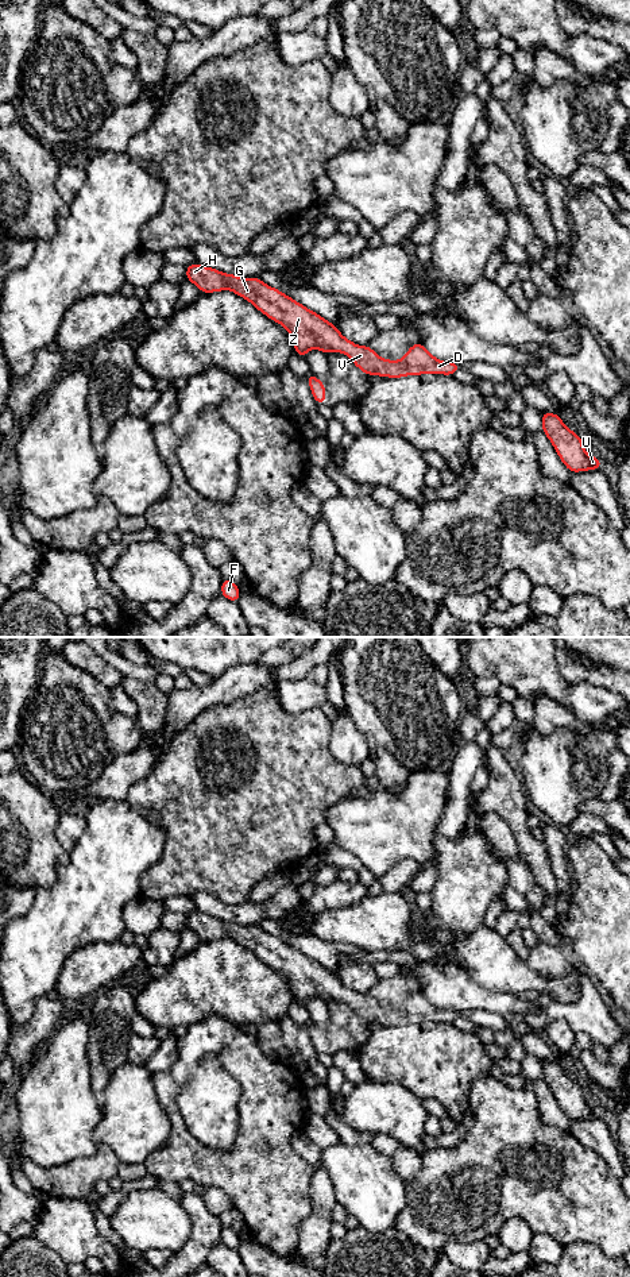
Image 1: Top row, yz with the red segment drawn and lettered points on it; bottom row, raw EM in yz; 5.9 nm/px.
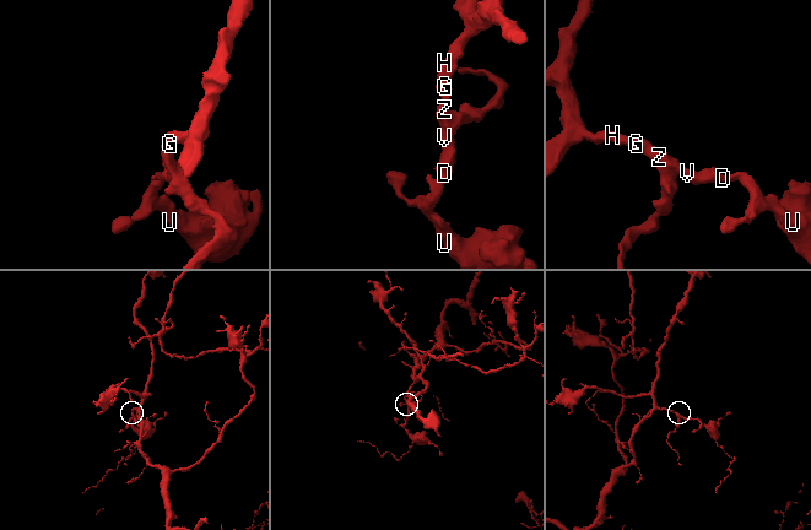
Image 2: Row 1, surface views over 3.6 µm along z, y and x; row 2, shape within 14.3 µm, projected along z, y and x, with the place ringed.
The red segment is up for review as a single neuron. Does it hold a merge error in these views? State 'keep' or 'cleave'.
keep

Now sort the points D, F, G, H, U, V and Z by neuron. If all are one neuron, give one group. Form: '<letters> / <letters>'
D F G H U V Z

